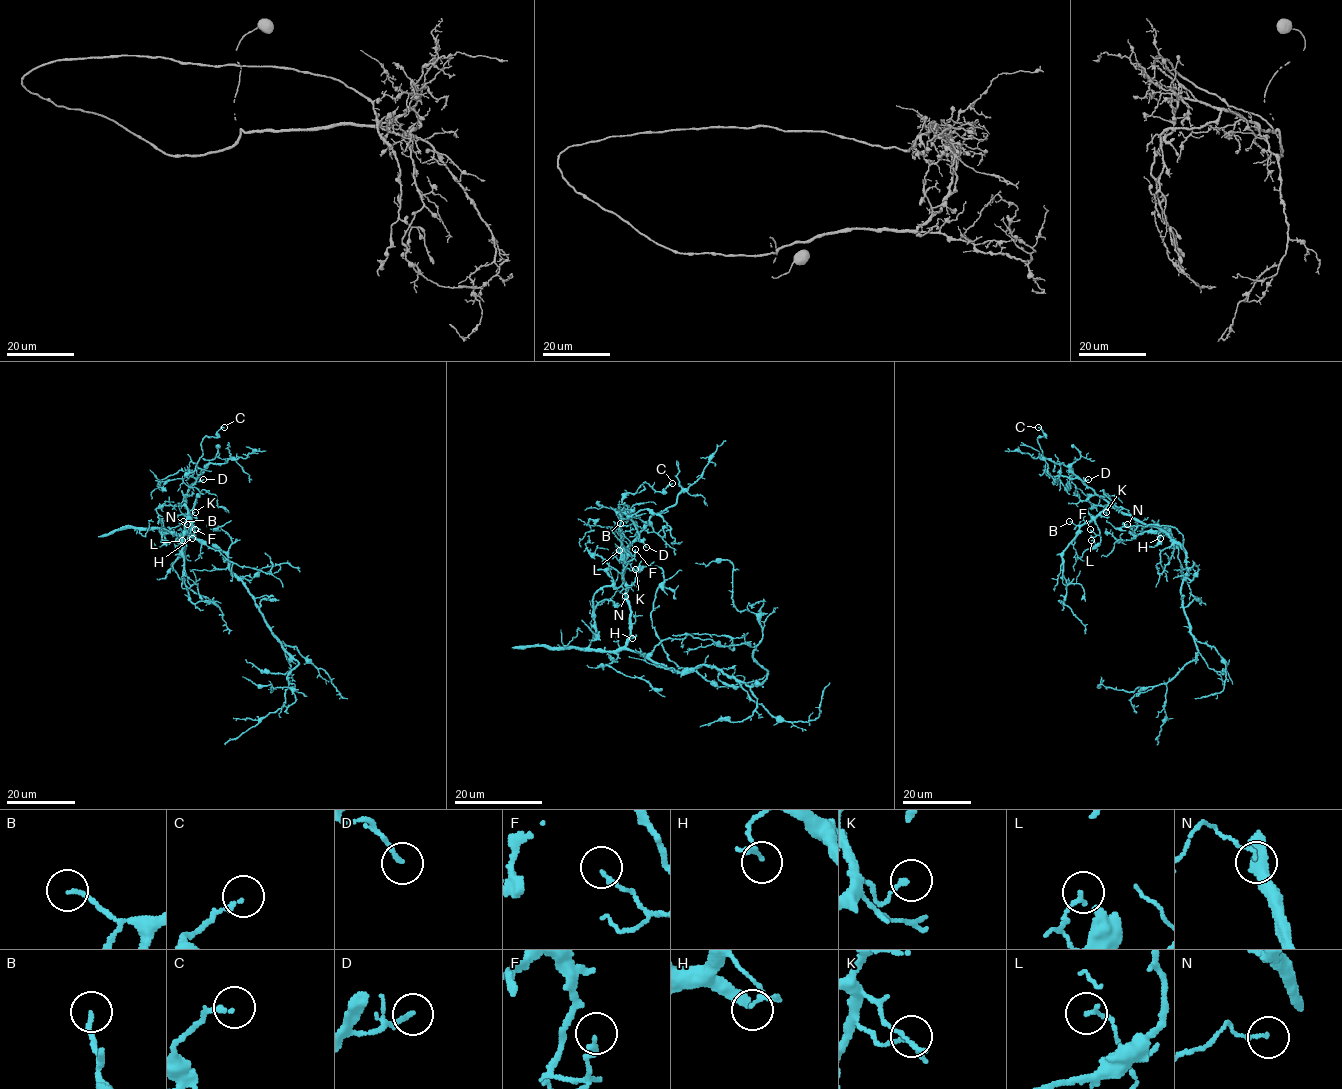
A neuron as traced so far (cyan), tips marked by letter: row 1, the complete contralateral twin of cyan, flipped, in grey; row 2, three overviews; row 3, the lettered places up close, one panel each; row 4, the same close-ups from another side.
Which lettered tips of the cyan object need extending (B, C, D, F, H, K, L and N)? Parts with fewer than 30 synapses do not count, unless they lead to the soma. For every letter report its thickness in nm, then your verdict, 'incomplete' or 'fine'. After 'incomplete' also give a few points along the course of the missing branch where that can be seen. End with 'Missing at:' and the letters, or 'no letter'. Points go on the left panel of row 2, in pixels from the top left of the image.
B: 150 nm thick; incomplete; missing branch runs (183, 521), (173, 524), (166, 533), (166, 552)
C: 160 nm thick; fine
D: 150 nm thick; fine
F: 150 nm thick; fine
H: 90 nm thick; fine
K: 140 nm thick; fine
L: 160 nm thick; fine
N: 90 nm thick; fine
Missing at: B

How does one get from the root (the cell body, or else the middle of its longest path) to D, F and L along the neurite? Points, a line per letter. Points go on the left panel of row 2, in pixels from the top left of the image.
D: (220, 550), (188, 533), (190, 518), (185, 494), (196, 482), (203, 479)
F: (220, 550), (188, 533), (190, 518), (185, 506), (191, 525), (190, 533), (193, 535), (195, 529)
L: (220, 550), (188, 533), (190, 518), (185, 506), (191, 527), (187, 541), (181, 546), (182, 540)

